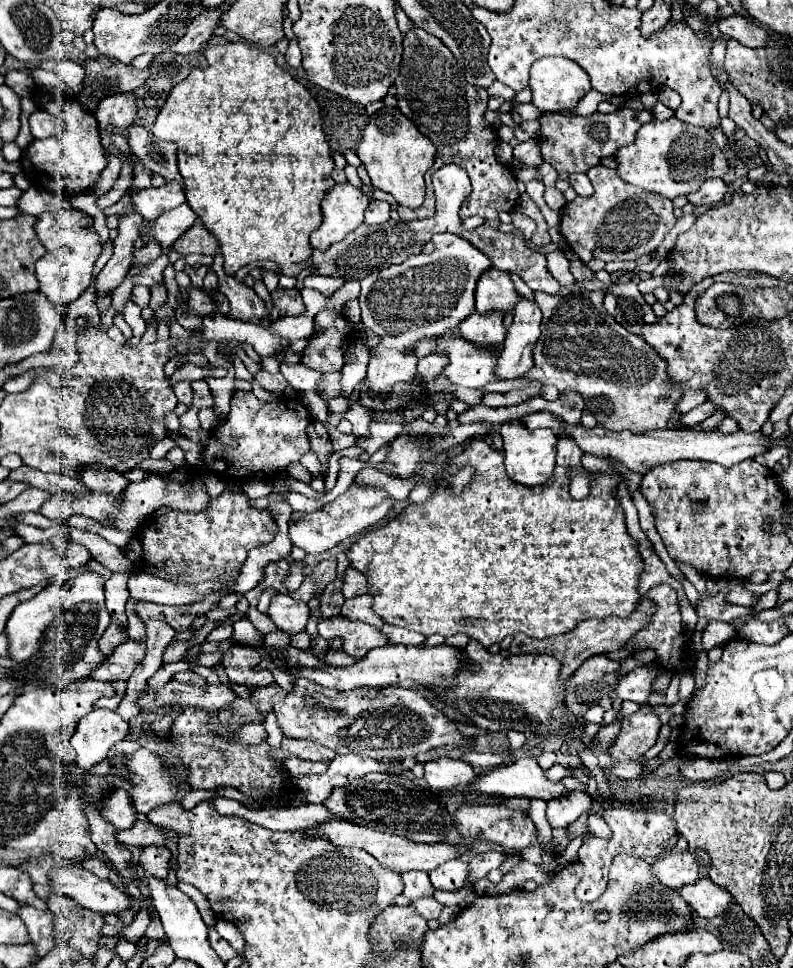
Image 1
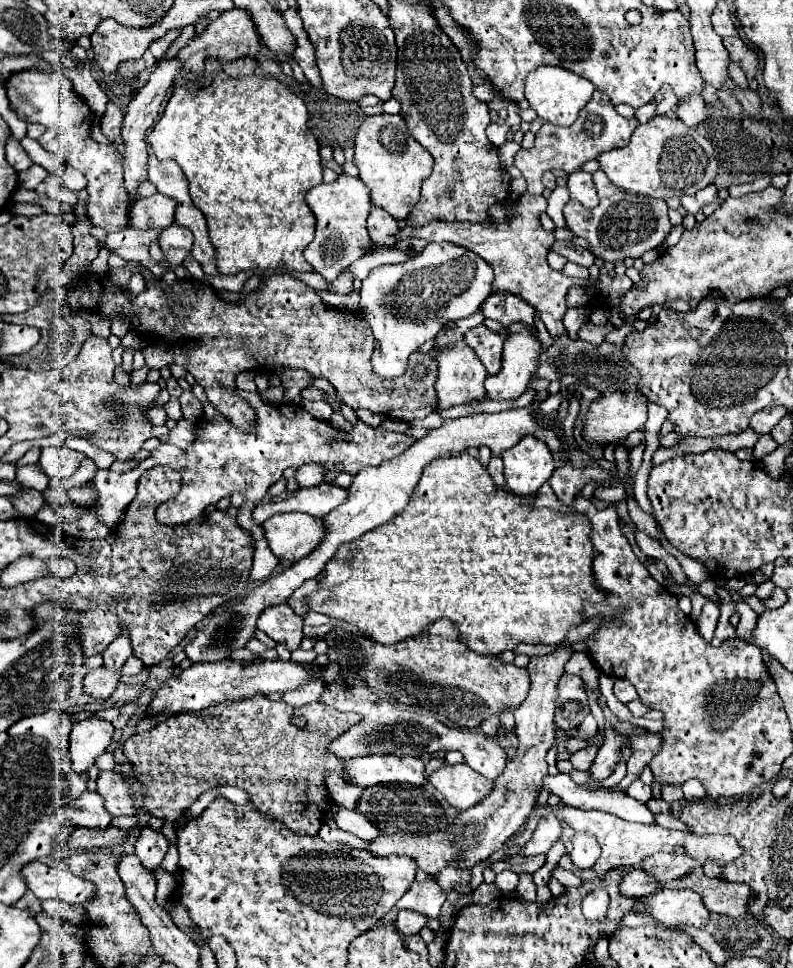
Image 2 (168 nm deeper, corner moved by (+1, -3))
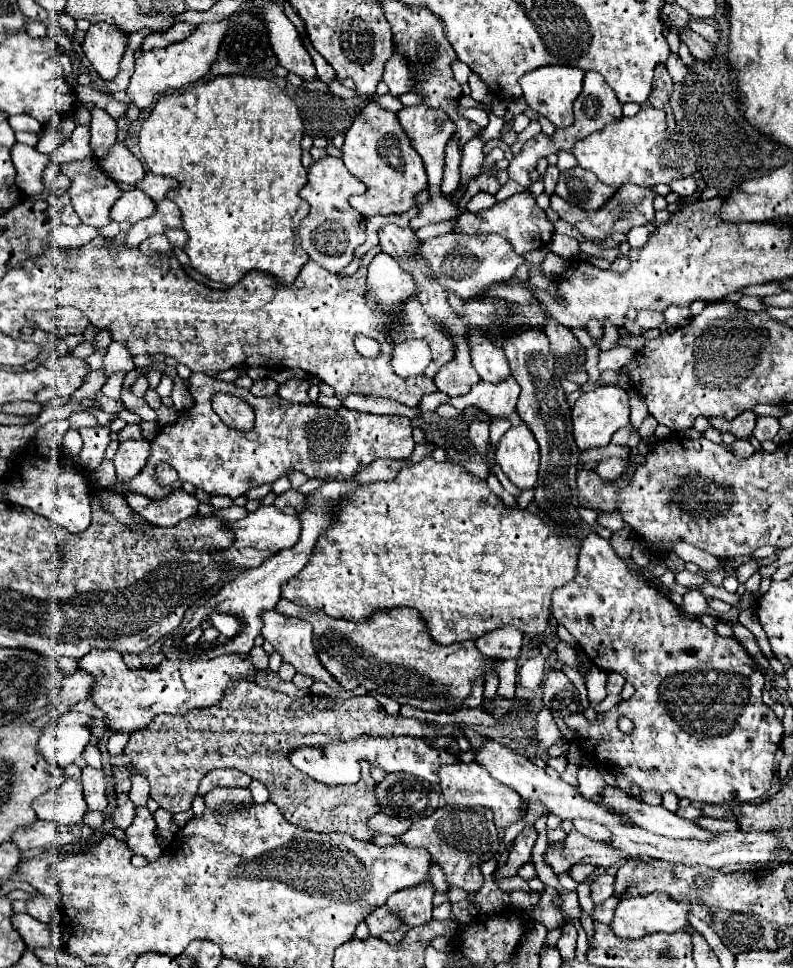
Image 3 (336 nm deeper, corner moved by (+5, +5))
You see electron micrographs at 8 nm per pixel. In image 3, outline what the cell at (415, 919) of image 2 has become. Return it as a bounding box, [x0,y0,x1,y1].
[364,907,402,937]

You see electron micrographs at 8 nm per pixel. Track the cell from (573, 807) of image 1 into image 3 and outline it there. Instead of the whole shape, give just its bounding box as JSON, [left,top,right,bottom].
[496,827,538,877]

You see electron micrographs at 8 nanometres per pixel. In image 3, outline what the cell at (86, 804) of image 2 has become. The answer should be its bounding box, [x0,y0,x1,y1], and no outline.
[32,779,88,825]

